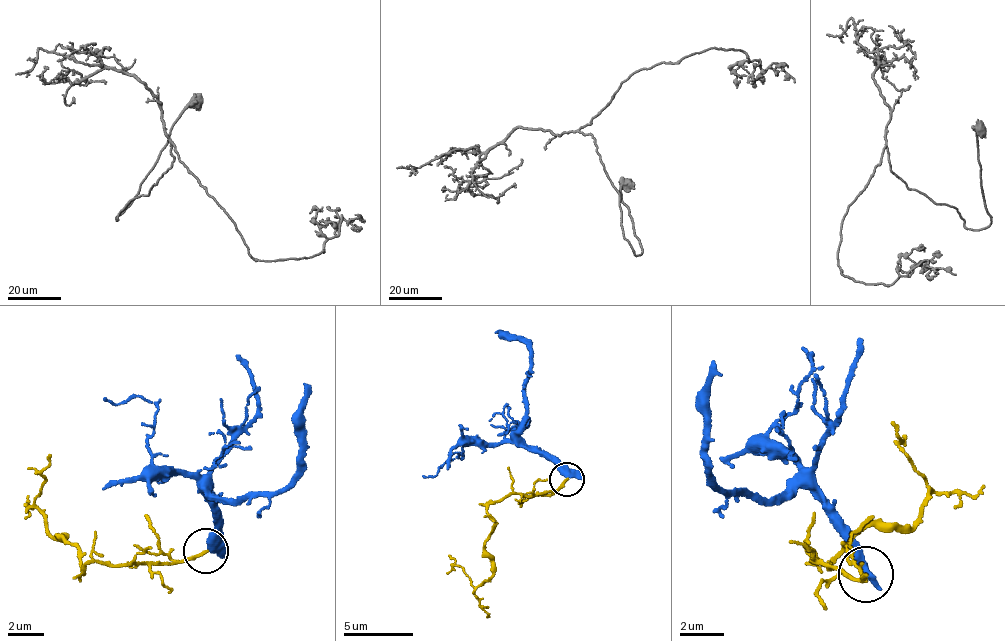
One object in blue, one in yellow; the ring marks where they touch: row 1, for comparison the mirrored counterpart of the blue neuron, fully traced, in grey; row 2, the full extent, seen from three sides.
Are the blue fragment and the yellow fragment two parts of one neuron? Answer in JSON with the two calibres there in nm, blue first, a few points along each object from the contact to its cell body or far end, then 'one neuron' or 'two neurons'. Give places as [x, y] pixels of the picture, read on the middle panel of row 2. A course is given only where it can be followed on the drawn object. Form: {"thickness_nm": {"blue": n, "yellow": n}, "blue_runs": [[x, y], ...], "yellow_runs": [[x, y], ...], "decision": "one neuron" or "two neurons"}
{"thickness_nm": {"blue": 400, "yellow": 170}, "blue_runs": [[565, 476], [522, 442], [526, 341], [499, 330]], "yellow_runs": [[566, 480], [556, 490], [501, 496], [488, 507], [493, 573], [486, 579], [472, 586], [448, 556]], "decision": "one neuron"}

